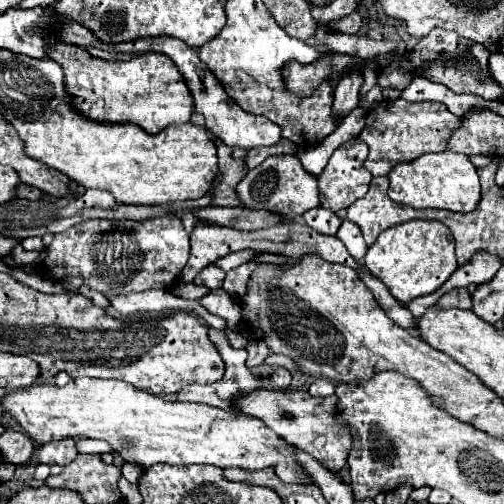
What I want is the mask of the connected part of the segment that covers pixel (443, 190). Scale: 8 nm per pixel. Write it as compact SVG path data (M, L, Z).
M427 153L415 161L397 163L389 177L389 199L401 205L409 205L415 209L435 207L435 209L451 209L451 211L471 211L479 203L479 177L463 153Z

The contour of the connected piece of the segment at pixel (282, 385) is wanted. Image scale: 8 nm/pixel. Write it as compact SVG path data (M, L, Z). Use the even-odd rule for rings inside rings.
M277 369L277 371L273 371L271 373L271 379L273 379L273 385L277 387L277 389L281 389L281 391L285 391L287 387L289 387L289 381L291 381L291 375L287 369Z

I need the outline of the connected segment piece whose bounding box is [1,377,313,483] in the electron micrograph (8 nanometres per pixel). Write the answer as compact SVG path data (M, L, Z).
M79 377L71 379L65 387L51 383L31 385L5 393L1 405L39 445L63 437L95 437L105 439L123 461L141 463L145 467L153 463L207 463L249 471L273 467L285 483L313 483L313 479L295 463L287 443L261 419L233 415L205 403L169 401L117 379Z

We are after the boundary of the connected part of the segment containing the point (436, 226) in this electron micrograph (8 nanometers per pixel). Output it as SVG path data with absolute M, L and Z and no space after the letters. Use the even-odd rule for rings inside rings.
M407 221L383 231L369 247L363 265L387 285L397 301L409 303L415 297L437 291L453 275L457 269L455 243L447 225L439 221Z

